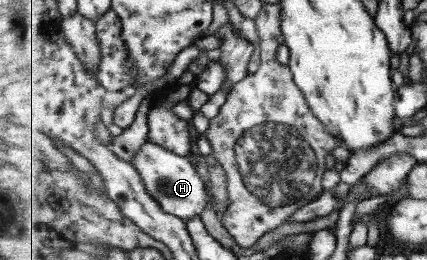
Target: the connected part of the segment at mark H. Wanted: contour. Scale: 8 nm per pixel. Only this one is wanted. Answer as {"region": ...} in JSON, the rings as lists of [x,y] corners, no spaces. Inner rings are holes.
{"region":[[[148,142],[132,162],[142,173],[150,194],[155,195],[158,202],[161,202],[162,206],[169,211],[169,214],[188,220],[201,217],[206,212],[206,208],[210,204],[208,187],[204,182],[204,176],[198,172],[198,168],[188,160],[188,157],[180,156],[160,144]]]}

